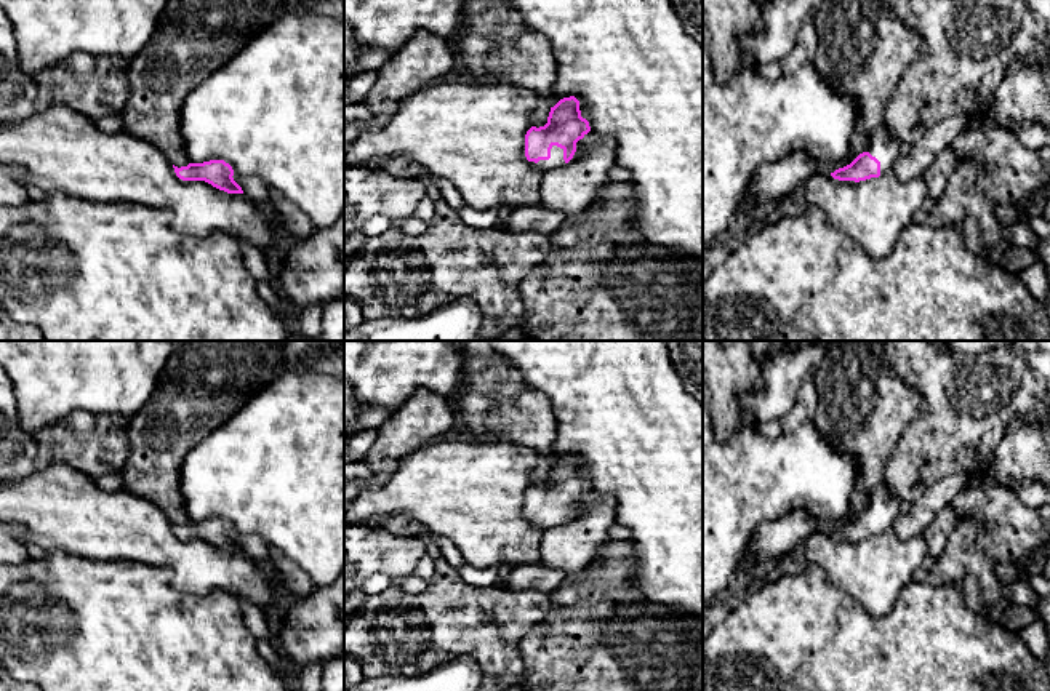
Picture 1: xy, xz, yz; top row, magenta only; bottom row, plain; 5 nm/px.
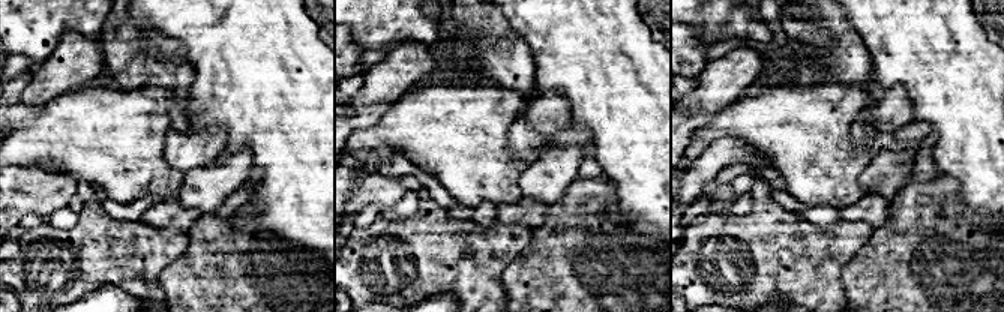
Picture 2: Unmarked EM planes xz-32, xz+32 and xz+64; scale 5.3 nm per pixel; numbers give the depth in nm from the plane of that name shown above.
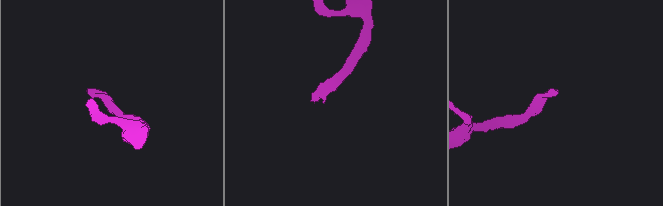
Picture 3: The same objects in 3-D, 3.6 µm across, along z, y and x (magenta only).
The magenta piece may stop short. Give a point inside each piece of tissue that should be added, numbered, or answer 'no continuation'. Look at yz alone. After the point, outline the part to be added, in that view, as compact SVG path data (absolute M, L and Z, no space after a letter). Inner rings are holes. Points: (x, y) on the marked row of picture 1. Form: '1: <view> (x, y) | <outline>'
1: yz (882, 144) | M882 123L869 133L864 152L869 152L880 162L880 174L885 174L888 170L892 170L896 157L900 155L900 149L900 139L885 123Z

